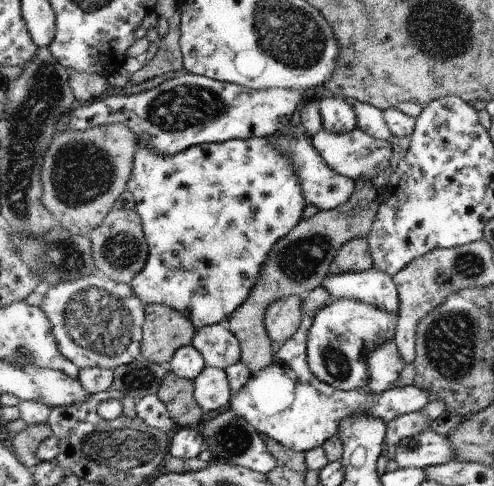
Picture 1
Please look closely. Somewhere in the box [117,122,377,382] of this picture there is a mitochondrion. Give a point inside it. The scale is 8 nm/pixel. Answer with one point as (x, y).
(299, 261)

